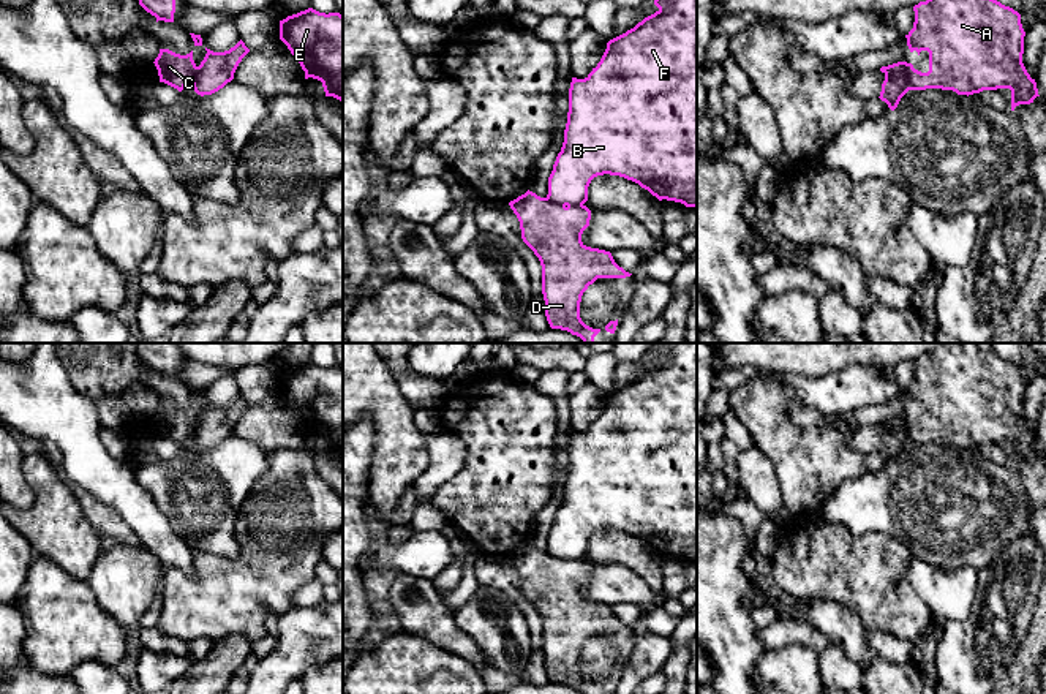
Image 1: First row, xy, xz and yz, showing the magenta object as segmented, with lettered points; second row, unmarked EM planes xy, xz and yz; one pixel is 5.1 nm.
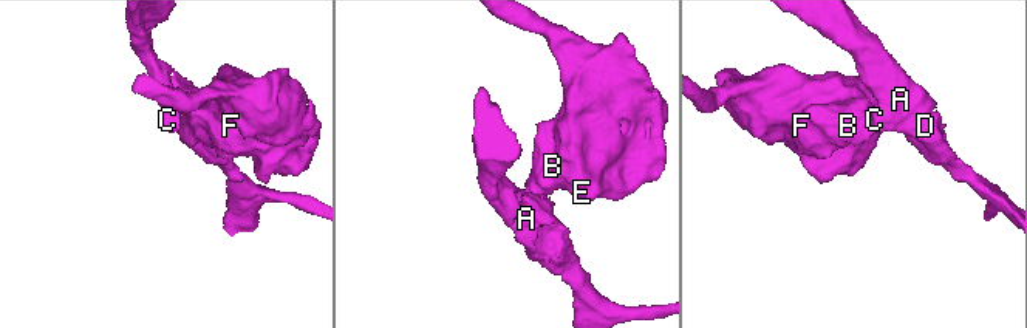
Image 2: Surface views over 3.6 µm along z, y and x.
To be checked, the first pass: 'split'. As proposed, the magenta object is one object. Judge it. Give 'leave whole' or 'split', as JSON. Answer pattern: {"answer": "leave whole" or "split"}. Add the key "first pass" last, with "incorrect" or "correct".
{"answer": "split", "first pass": "correct"}

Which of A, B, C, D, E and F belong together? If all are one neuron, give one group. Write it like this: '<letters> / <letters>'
A C D / B E F

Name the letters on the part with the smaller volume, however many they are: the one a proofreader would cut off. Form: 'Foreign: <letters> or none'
Foreign: B, E, F

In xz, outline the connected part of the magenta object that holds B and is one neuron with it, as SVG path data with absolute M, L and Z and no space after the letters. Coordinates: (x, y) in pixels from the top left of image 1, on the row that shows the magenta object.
M654 0L654 5L659 8L654 14L607 43L600 62L585 79L572 77L564 142L548 177L547 199L551 202L564 207L583 206L588 201L591 180L597 175L610 174L638 183L659 201L667 199L681 202L686 207L697 207L697 0Z

